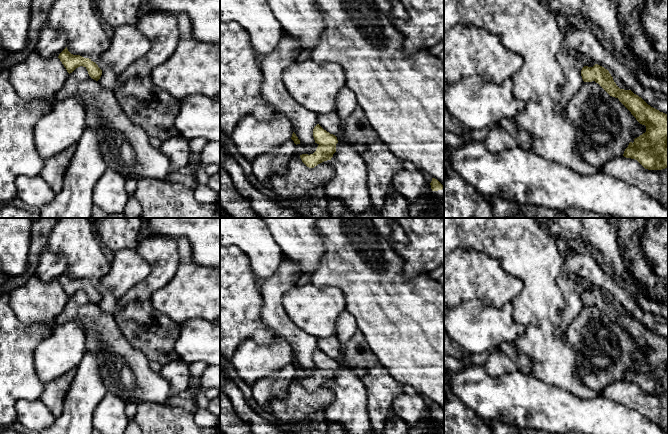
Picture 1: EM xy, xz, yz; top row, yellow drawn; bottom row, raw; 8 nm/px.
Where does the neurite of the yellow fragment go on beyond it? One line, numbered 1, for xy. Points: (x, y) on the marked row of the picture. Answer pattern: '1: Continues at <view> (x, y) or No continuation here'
1: No continuation here

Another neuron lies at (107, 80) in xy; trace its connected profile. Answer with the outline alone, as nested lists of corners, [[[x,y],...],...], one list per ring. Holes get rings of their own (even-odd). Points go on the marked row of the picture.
[[[55,0],[48,13],[48,24],[67,35],[68,51],[95,62],[102,70],[99,84],[114,89],[116,74],[100,58],[110,46],[93,0]]]

